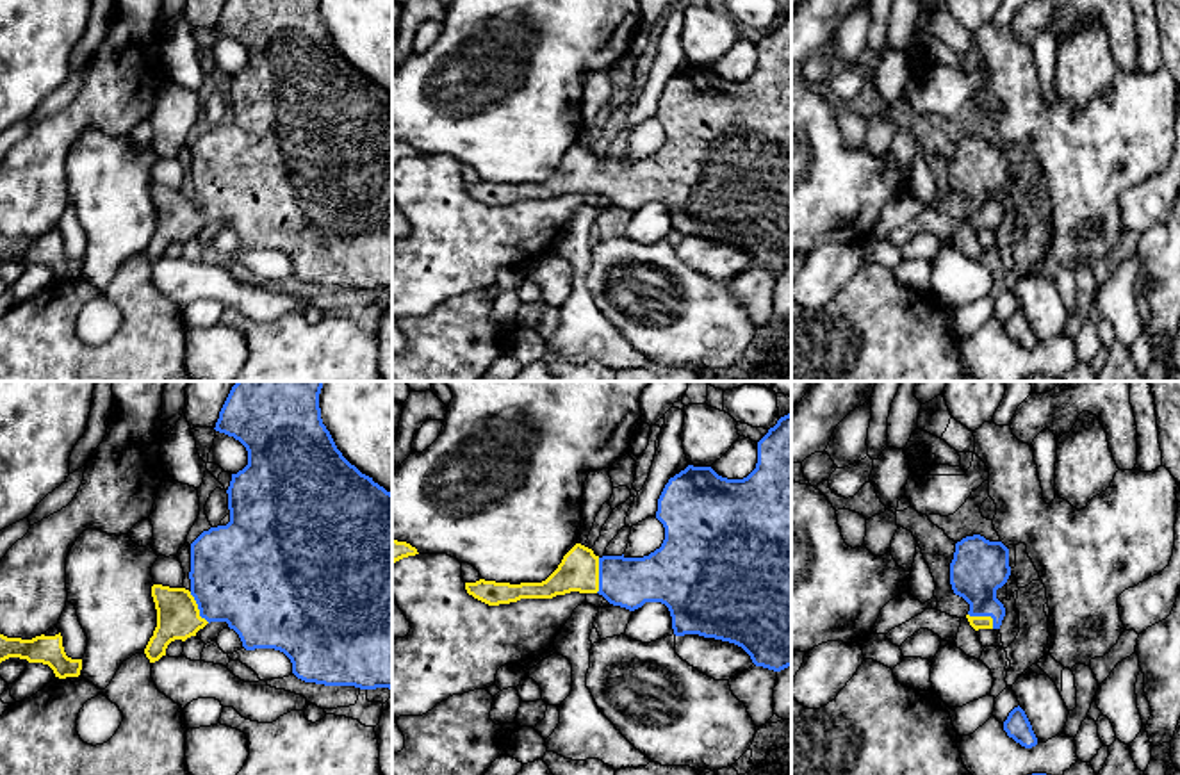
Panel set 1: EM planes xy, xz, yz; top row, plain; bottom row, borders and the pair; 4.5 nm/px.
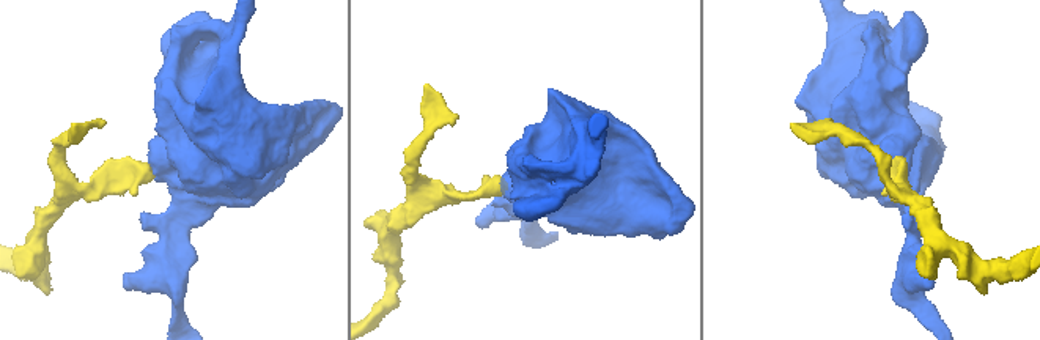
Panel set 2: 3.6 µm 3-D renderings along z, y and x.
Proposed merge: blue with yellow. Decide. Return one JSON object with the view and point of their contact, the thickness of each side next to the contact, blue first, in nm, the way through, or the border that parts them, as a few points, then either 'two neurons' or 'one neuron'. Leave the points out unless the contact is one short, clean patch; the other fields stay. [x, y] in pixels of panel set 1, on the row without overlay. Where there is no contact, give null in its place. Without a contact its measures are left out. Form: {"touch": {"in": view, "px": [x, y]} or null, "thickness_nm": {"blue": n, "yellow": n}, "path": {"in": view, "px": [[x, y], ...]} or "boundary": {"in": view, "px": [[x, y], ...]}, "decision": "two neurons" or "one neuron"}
{"touch": {"in": "xz", "px": [599, 177]}, "thickness_nm": {"blue": 220, "yellow": 180}, "path": {"in": "xz", "px": [[630, 184], [612, 177], [599, 177], [578, 171]]}, "decision": "one neuron"}

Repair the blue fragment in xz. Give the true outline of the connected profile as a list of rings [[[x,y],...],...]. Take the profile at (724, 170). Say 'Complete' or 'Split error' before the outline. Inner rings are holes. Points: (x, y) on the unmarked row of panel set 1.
Split error. [[[791,12],[777,21],[758,43],[756,69],[743,80],[727,80],[711,68],[688,66],[665,86],[656,119],[665,128],[660,150],[643,159],[595,157],[576,144],[558,169],[542,184],[465,184],[474,200],[488,205],[510,205],[520,200],[553,200],[570,192],[599,194],[610,205],[635,212],[645,203],[661,203],[672,217],[676,237],[699,235],[742,248],[756,267],[781,273],[791,267]]]

